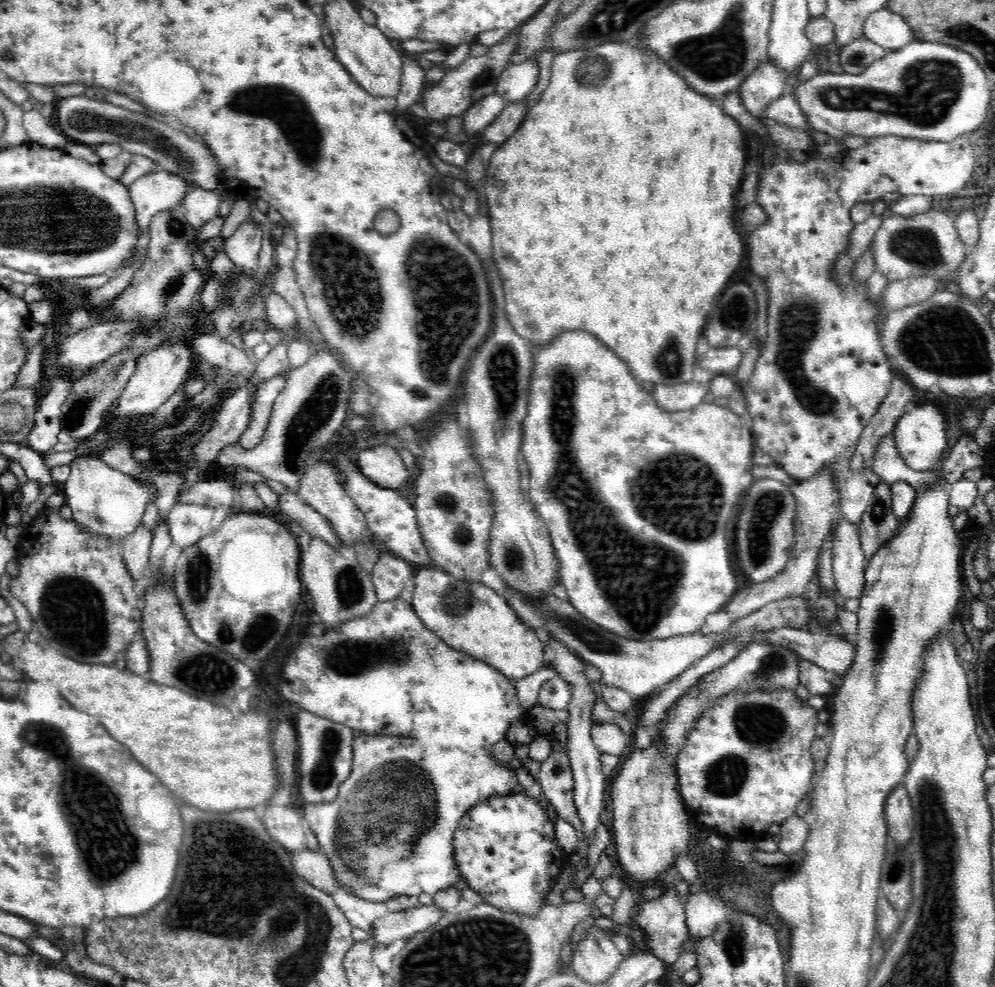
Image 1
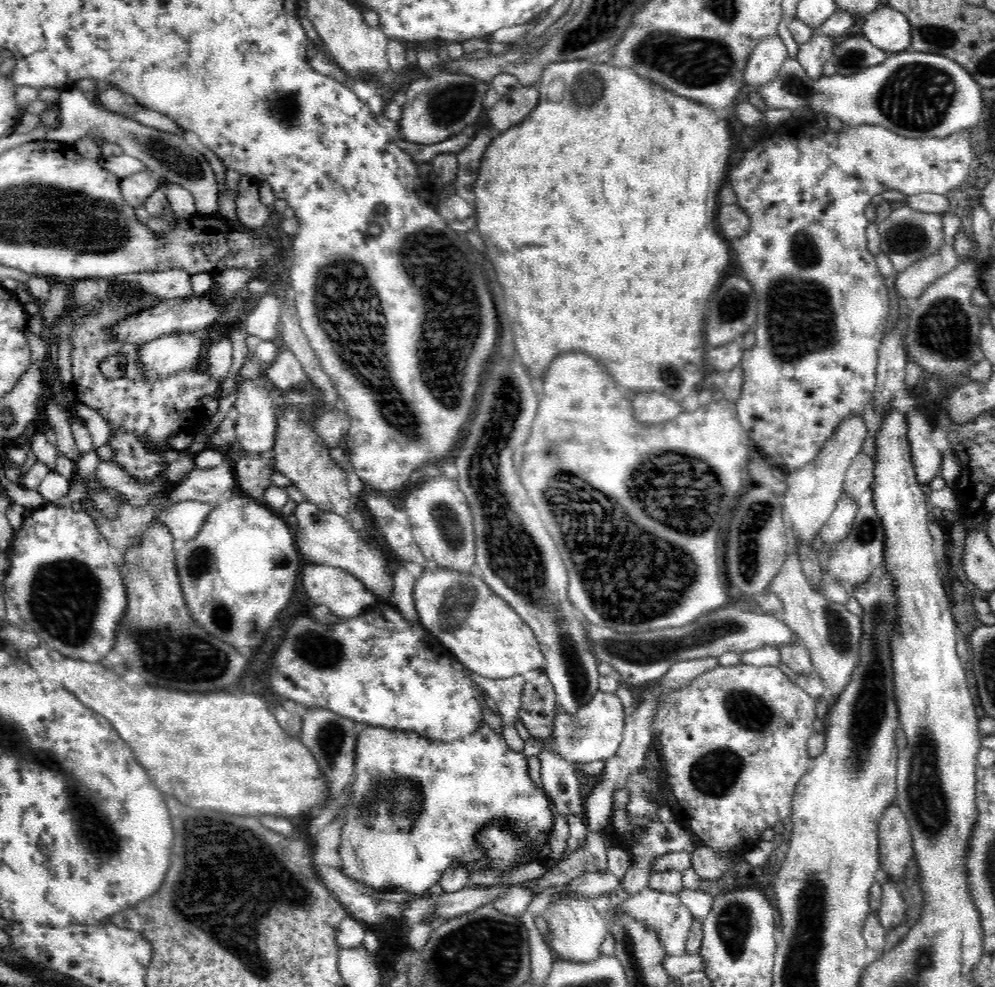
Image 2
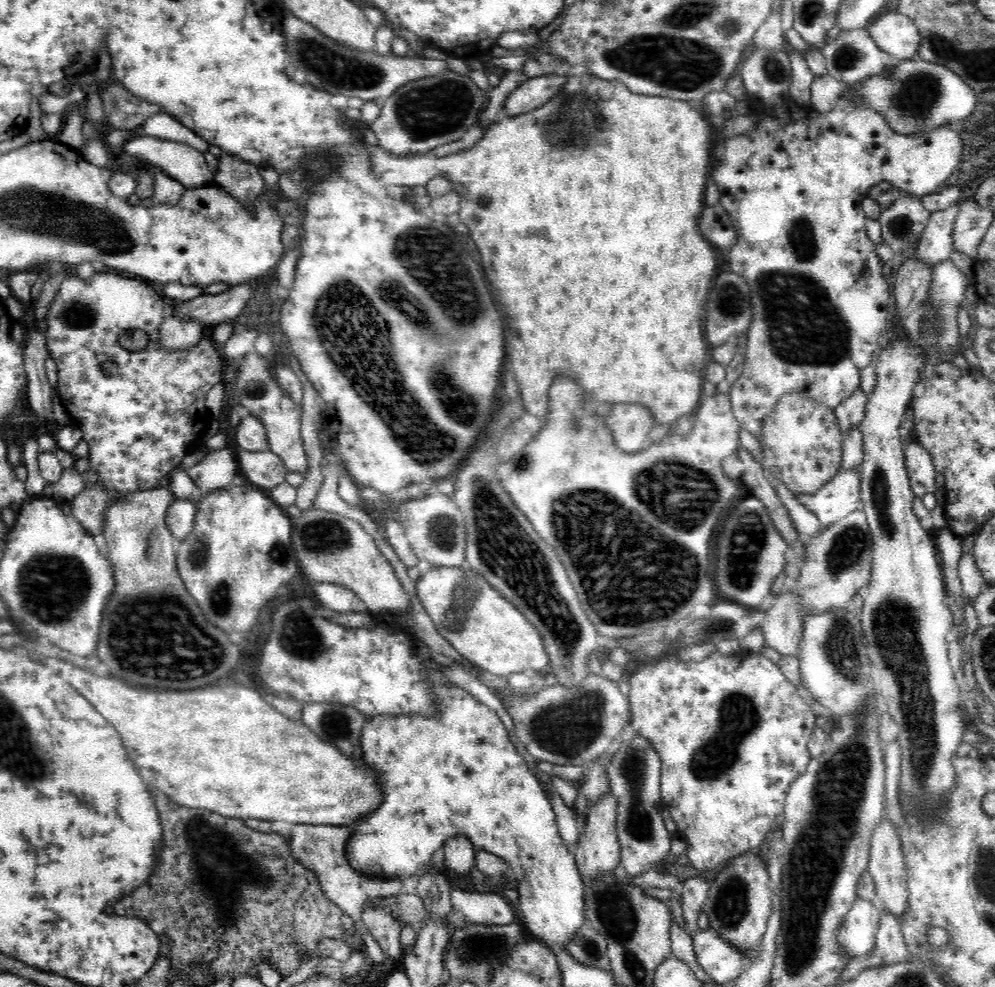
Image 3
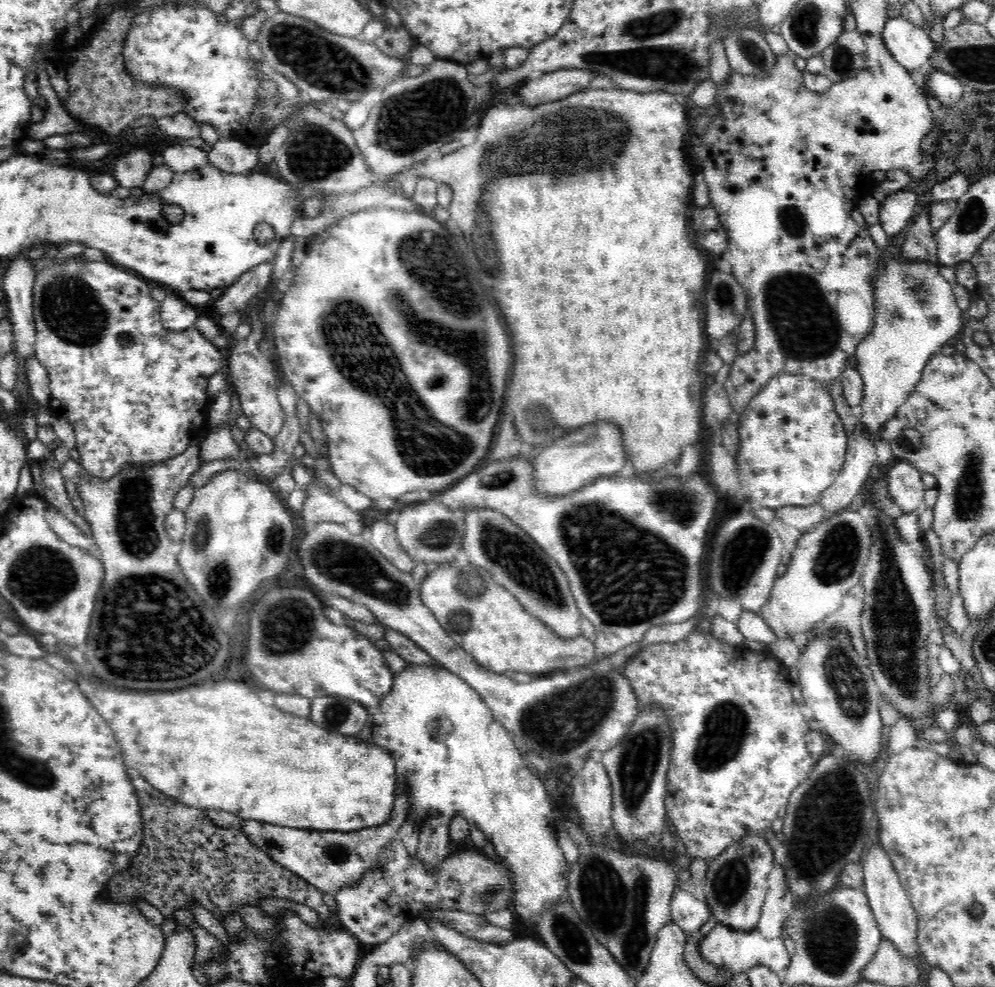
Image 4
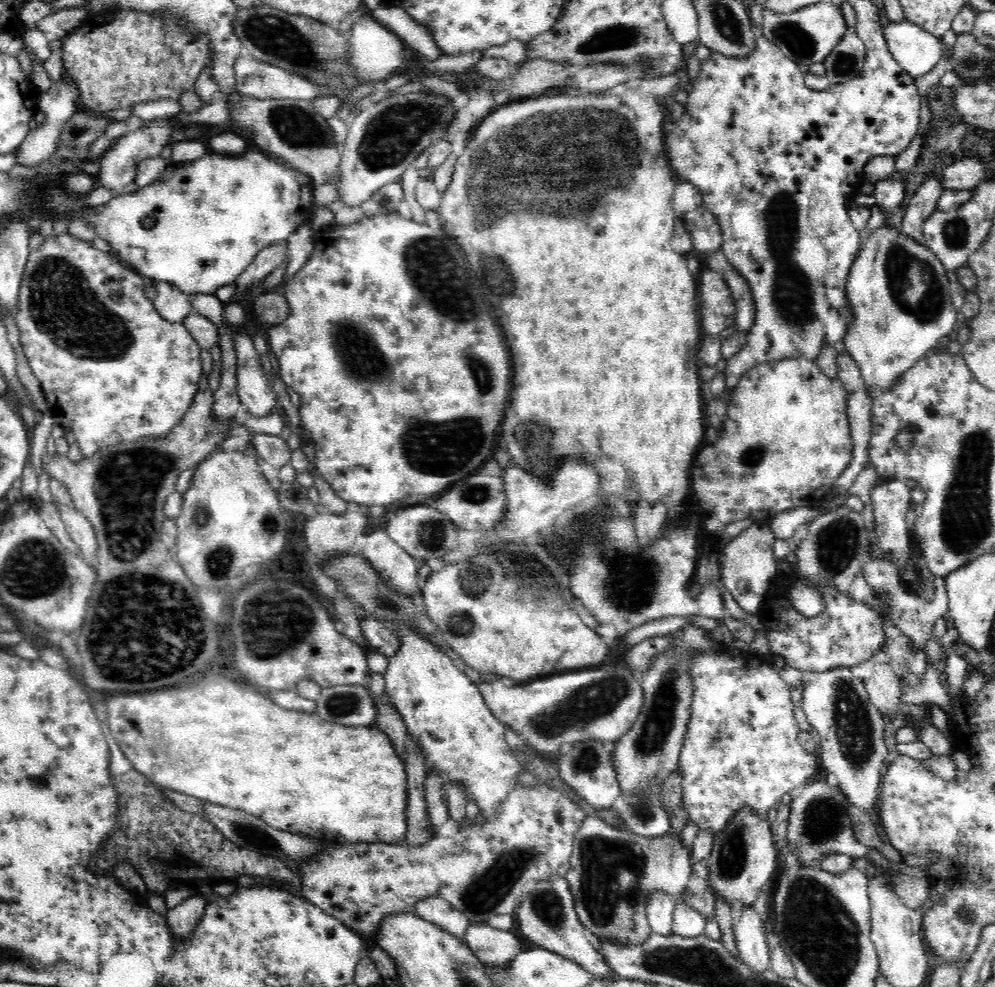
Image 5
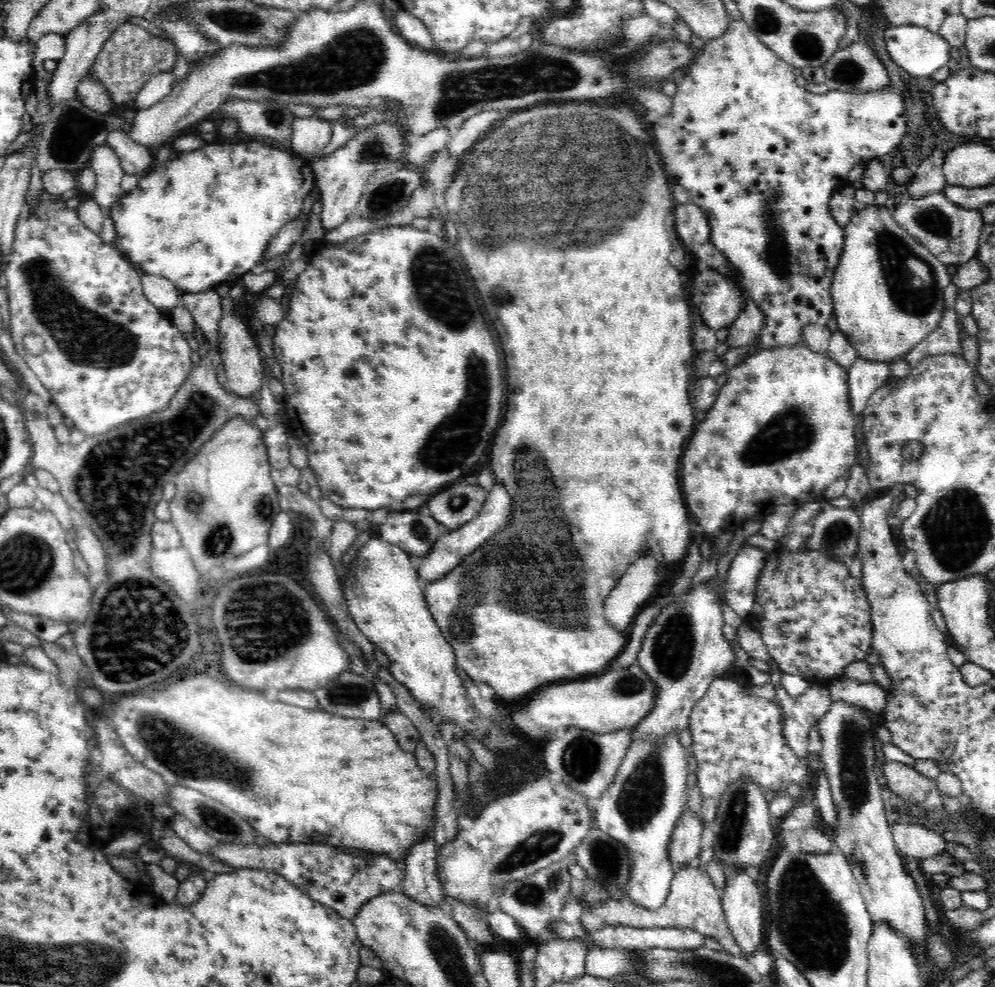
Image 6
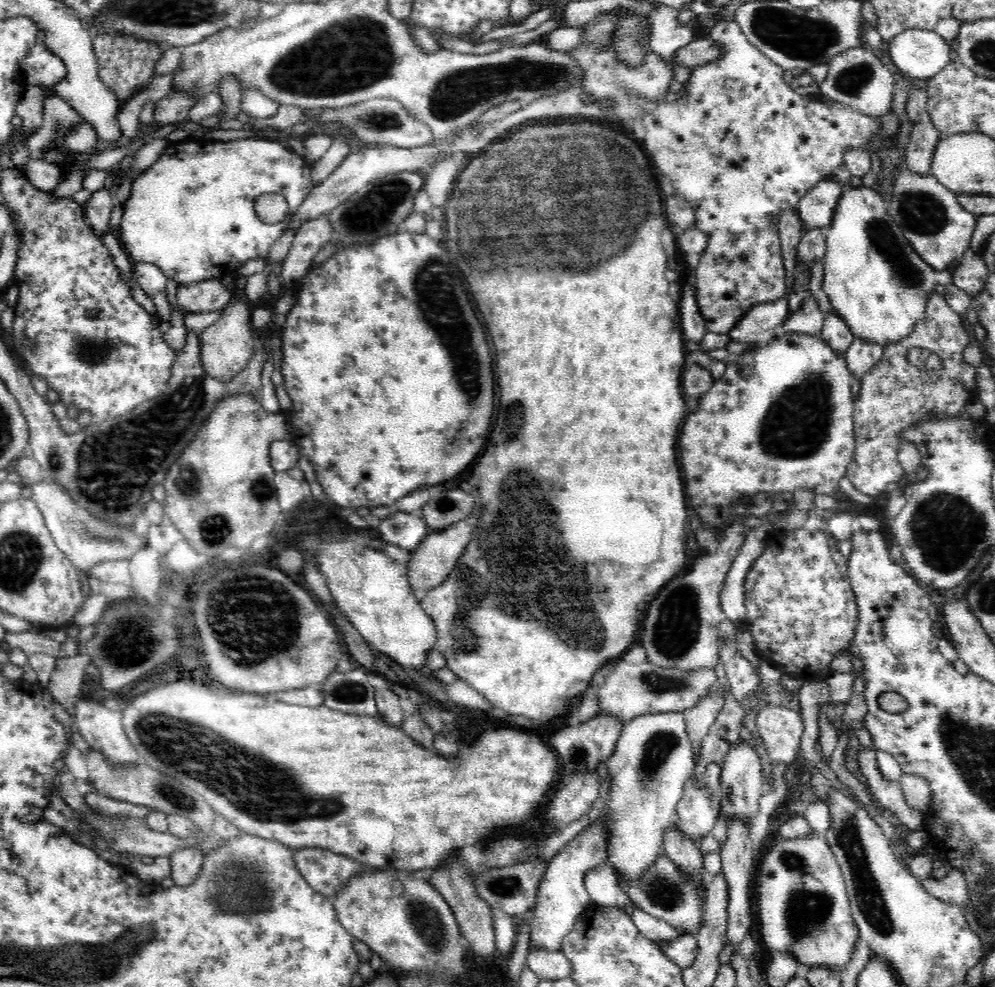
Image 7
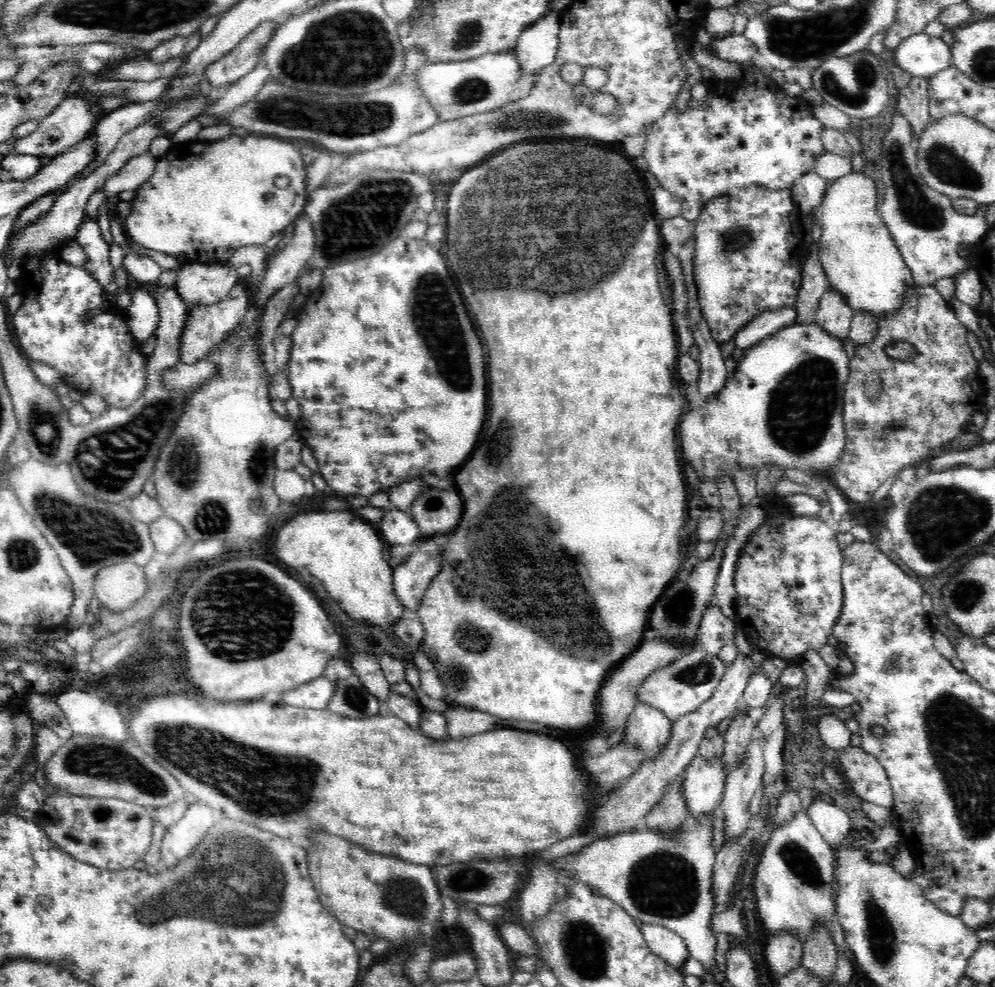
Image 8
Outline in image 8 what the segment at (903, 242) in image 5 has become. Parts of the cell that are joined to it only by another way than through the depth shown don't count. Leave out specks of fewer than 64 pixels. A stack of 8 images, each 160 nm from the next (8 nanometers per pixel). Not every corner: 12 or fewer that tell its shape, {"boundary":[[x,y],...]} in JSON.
{"boundary":[[866,172],[829,183],[818,253],[853,312],[915,282]]}

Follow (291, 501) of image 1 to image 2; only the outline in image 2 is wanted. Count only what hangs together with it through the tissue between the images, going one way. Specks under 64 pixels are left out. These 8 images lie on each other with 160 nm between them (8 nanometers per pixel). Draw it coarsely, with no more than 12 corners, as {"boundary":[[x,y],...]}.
{"boundary":[[308,501],[294,514],[303,562],[342,568],[376,600],[394,592],[388,558],[349,520]]}

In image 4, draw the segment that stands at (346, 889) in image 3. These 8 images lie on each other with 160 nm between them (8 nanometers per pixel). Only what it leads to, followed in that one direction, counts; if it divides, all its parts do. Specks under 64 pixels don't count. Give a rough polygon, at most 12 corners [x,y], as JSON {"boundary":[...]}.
{"boundary":[[410,806],[380,826],[321,831],[244,819],[252,844],[321,893],[380,868]]}

